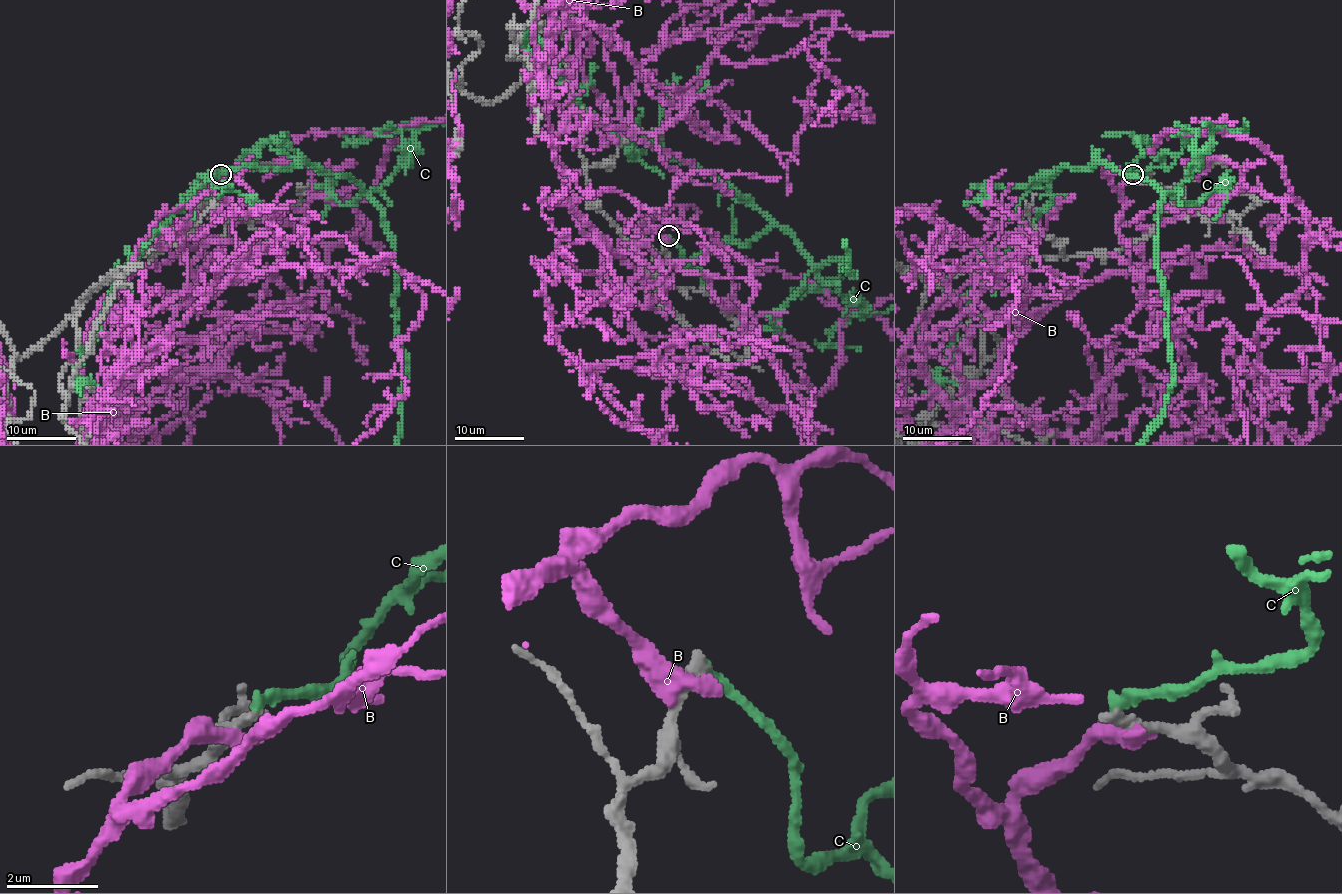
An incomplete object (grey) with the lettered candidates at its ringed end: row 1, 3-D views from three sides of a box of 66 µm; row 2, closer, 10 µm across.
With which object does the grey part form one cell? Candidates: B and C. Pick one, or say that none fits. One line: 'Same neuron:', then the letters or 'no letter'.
Same neuron: no letter

